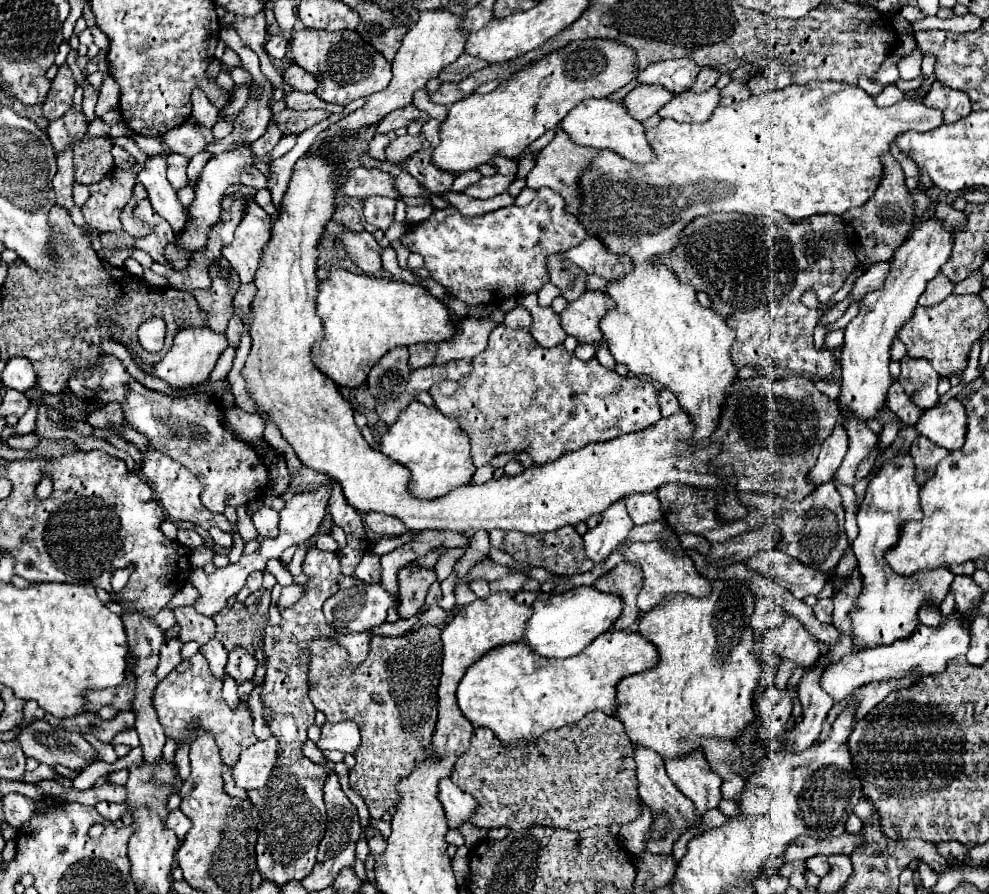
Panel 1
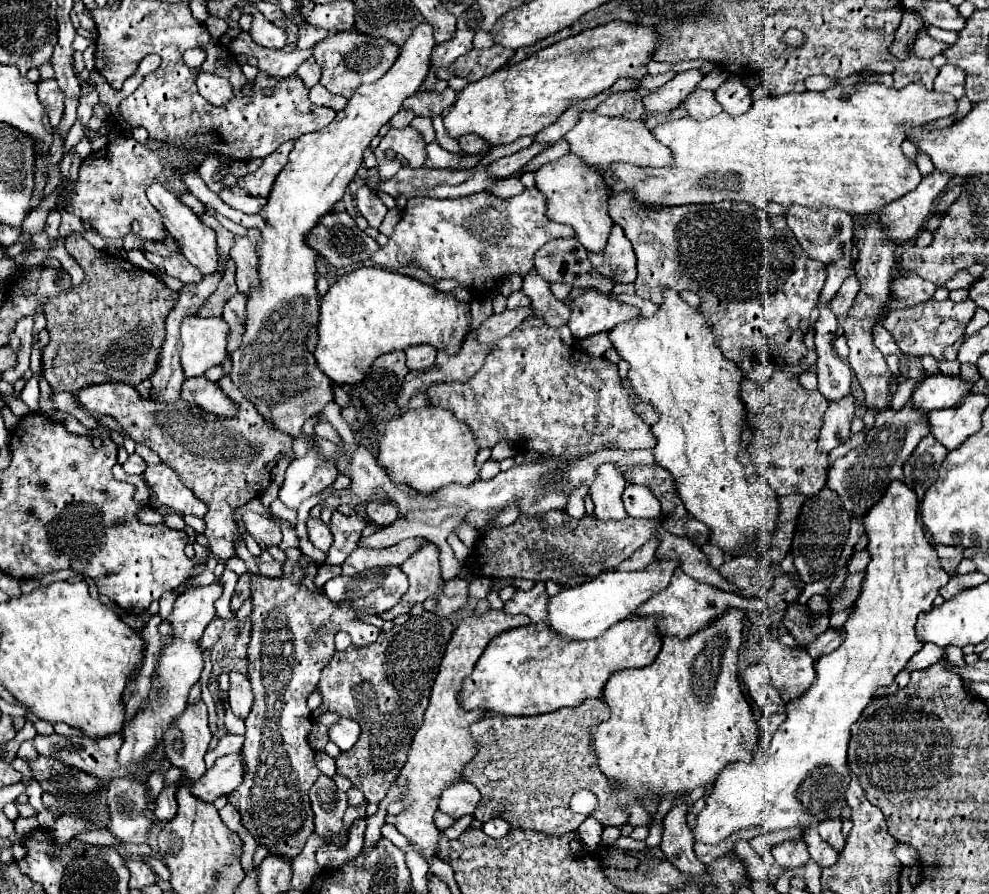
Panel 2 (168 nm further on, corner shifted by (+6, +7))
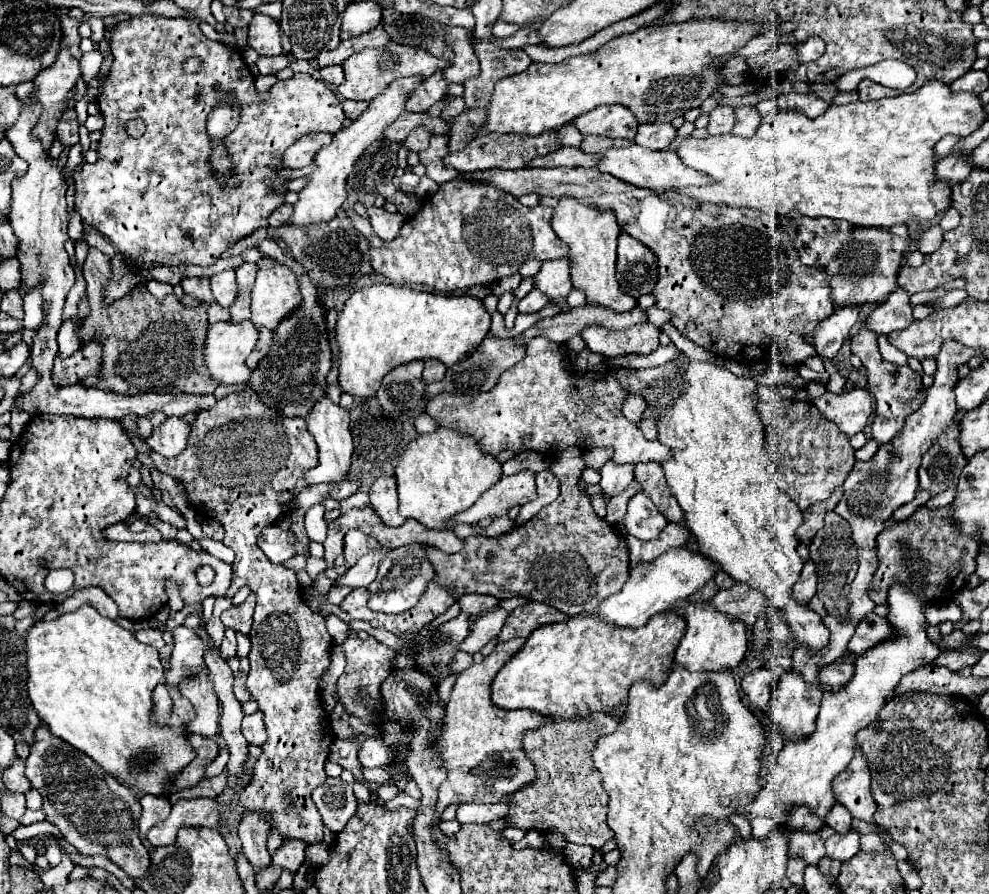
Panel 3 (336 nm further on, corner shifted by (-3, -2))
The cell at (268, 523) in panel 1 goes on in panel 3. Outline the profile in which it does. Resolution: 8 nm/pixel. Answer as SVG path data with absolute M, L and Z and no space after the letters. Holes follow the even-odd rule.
M267 526L259 534L257 544L273 564L283 564L285 560L289 560L297 554L295 546L293 546L295 534L291 530L283 530L279 526Z

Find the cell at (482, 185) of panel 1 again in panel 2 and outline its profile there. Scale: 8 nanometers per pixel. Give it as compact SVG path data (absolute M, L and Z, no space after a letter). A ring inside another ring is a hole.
M532 143L530 147L514 153L514 155L508 155L508 157L500 157L498 161L490 163L486 167L486 173L496 177L496 179L504 179L504 177L510 177L514 171L518 171L522 165L526 165L534 155L542 153L546 149L546 145L540 145L540 143Z

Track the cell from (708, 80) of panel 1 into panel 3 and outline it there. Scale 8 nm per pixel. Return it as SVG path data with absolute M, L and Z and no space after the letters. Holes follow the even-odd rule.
M641 124L635 136L635 142L649 150L667 150L675 138L677 138L677 130L671 124L663 124L663 126Z

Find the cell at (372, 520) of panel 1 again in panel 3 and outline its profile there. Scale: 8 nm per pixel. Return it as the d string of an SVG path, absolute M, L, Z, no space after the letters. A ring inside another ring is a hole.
M379 476L369 490L371 506L387 526L401 526L405 522L397 512L397 484L395 476Z

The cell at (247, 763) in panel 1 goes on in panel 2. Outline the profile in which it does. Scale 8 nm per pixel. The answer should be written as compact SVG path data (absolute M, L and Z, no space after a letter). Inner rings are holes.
M242 751L224 755L216 759L214 767L208 769L204 777L198 779L198 783L194 783L192 791L204 801L212 803L218 795L232 793L242 783L244 773L246 773L246 767L244 767Z

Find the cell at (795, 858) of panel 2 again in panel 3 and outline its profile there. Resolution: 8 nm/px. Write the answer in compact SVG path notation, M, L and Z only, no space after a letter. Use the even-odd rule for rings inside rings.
M795 830L789 836L789 854L801 856L807 864L817 864L825 856L825 842L817 832Z

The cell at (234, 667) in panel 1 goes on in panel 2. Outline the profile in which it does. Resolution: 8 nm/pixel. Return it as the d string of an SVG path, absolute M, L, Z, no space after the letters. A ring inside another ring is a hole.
M232 671L230 673L230 689L228 689L228 703L234 715L246 719L252 707L252 689L246 675Z

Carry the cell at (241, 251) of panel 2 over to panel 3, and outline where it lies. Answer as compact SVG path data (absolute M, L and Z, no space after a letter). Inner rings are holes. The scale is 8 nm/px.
M265 258L259 262L259 272L251 296L251 322L255 326L275 330L279 322L287 318L287 314L299 308L299 280L287 266L281 266L273 258Z

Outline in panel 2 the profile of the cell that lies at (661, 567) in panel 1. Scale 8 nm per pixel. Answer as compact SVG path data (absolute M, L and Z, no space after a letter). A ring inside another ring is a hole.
M674 569L670 585L664 591L660 591L658 595L644 601L636 609L634 617L656 617L656 625L662 633L686 639L690 633L696 633L696 629L702 629L702 625L708 625L714 617L722 615L726 611L726 607L740 607L744 611L748 611L748 609L766 609L766 605L760 597L752 597L752 599L738 597L734 593L726 593L726 591L714 589L712 585L700 583L700 581L688 577L686 573L682 573L682 569Z

